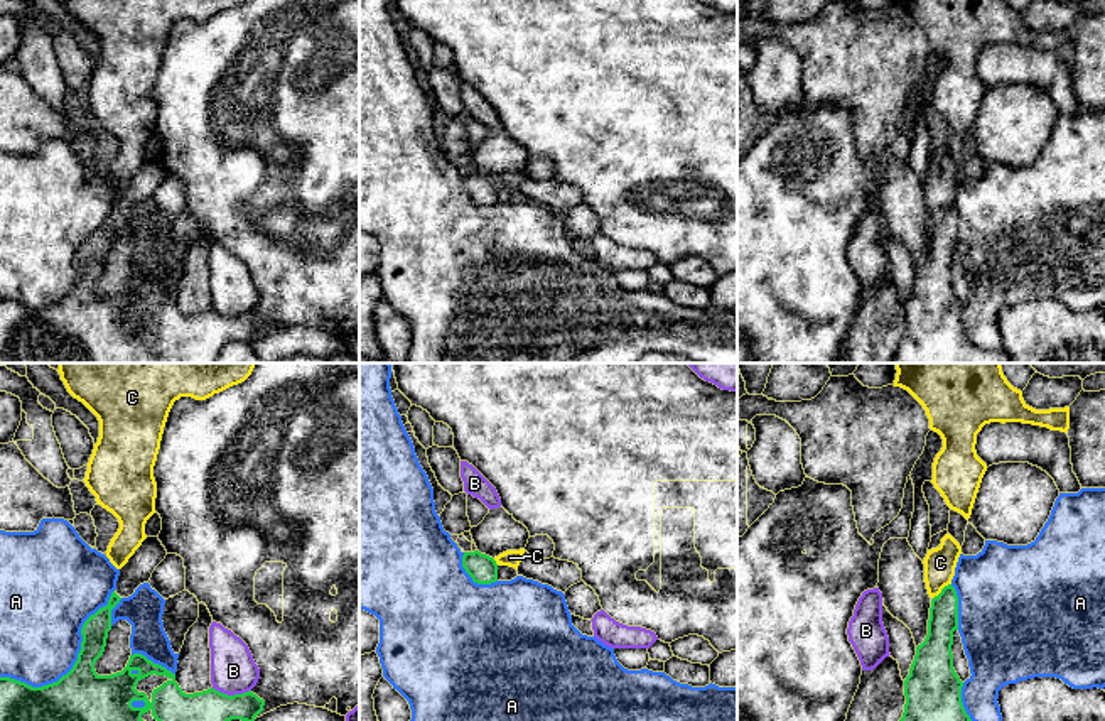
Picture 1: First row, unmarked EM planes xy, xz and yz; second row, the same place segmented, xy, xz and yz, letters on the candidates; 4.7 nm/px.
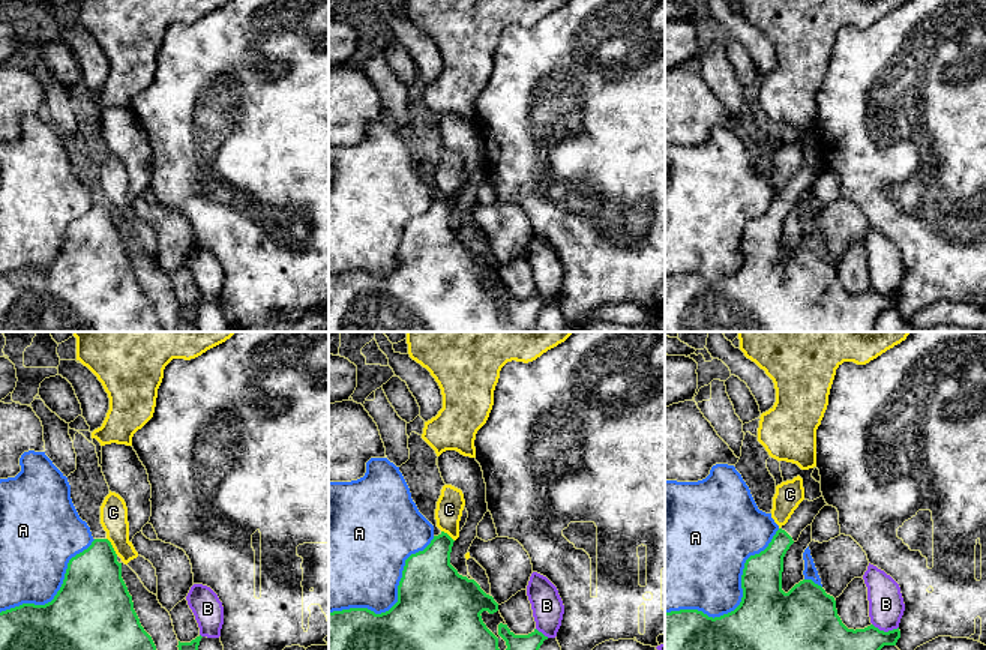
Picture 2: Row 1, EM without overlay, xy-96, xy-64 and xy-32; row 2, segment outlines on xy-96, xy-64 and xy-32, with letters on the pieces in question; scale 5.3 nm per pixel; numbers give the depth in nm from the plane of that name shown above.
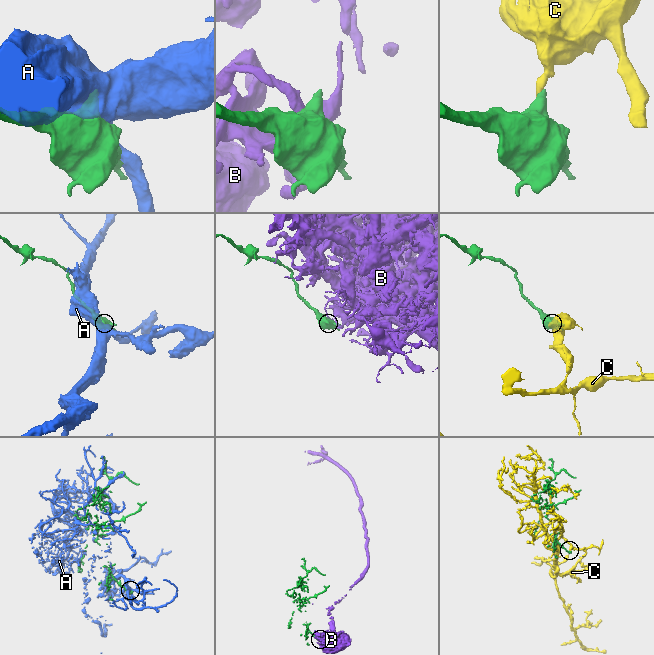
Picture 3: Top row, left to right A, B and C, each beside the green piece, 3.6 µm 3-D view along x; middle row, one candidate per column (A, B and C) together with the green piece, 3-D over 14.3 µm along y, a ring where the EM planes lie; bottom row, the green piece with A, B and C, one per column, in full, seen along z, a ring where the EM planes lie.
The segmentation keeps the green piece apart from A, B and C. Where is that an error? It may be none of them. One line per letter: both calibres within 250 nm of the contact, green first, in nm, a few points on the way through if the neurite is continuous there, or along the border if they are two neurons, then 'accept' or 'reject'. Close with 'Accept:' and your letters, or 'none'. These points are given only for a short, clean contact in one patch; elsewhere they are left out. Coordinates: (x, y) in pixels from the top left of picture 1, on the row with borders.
A: calibres 240 and 380 nm; reject
B: calibres 150 and 220 nm; reject
C: calibres 140 and 150 nm; border yz (950, 583), (933, 598); reject
Accept: none

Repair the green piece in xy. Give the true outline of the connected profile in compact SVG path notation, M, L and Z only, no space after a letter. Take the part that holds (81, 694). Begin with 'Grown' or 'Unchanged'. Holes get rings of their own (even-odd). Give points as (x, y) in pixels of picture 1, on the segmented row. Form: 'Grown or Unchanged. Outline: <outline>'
Grown. Outline: M159 537L142 542L120 569L108 604L84 621L78 660L57 682L32 687L0 677L0 721L255 721L265 701L251 691L228 696L211 687L186 694L175 674L142 653L130 655L121 672L96 674L94 664L111 630L111 610L148 583L165 556Z

